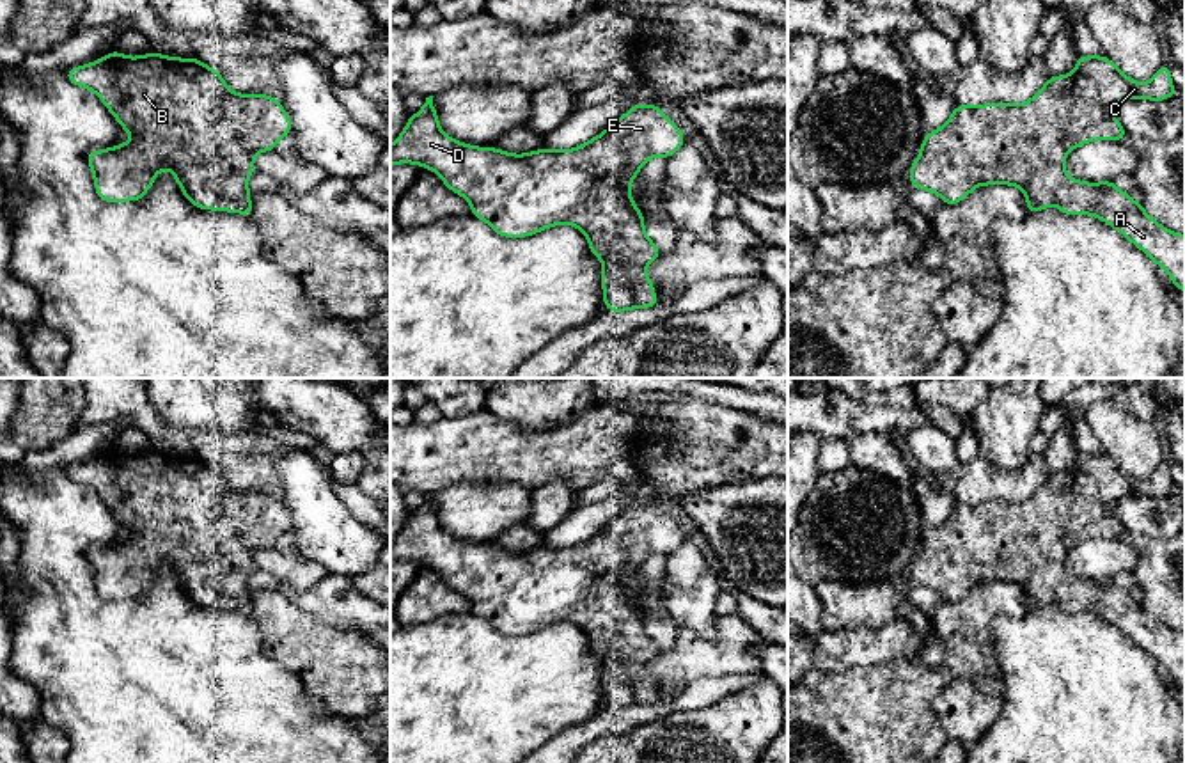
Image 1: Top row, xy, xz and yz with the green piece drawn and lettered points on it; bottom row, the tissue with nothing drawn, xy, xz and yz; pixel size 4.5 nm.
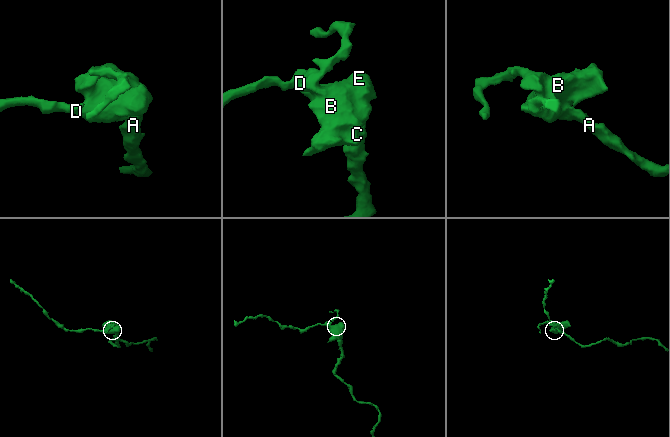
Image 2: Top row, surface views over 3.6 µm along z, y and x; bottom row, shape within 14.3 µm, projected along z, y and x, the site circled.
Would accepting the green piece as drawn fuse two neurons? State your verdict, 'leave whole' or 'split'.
leave whole

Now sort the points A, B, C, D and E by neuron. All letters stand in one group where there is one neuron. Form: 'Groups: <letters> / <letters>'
Groups: A B C D E

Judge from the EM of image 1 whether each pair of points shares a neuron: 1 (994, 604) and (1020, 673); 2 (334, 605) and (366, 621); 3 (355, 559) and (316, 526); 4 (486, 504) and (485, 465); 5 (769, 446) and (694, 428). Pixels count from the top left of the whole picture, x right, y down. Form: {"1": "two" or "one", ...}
{"1": "two", "2": "one", "3": "one", "4": "two", "5": "one"}

